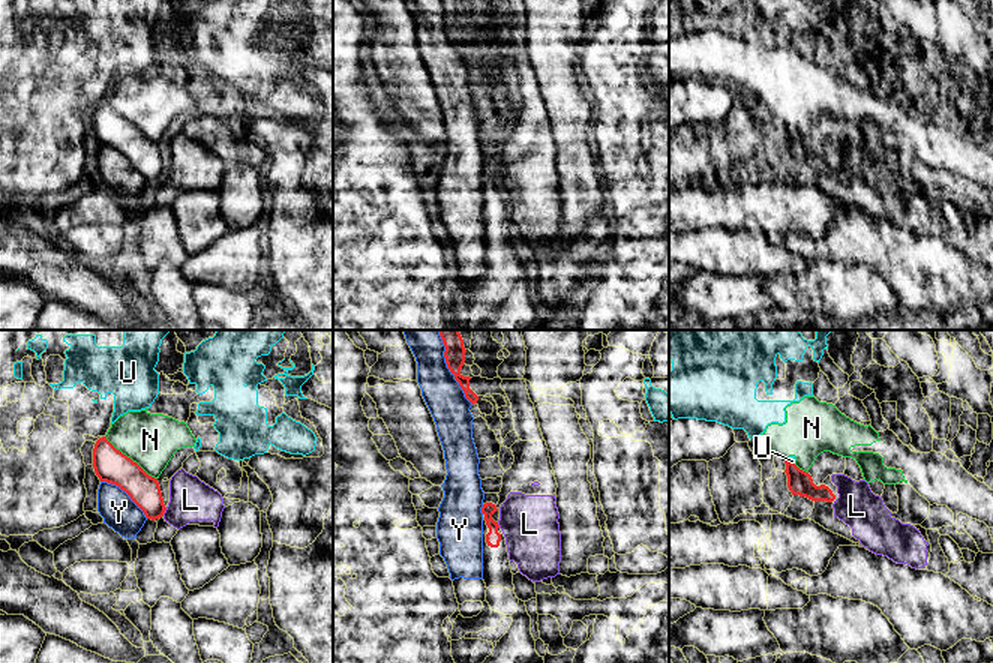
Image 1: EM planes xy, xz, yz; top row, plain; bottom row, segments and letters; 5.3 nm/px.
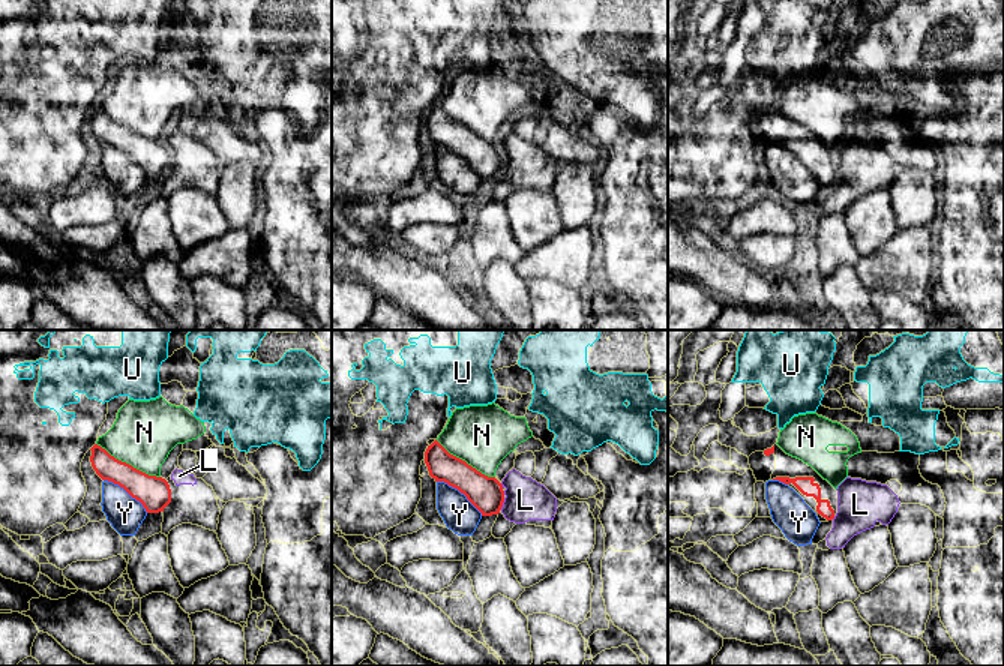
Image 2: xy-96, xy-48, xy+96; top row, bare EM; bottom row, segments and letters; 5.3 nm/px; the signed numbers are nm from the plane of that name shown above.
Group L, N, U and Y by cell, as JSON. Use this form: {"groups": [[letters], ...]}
{"groups": [["L"], ["N"], ["U"], ["Y"]]}

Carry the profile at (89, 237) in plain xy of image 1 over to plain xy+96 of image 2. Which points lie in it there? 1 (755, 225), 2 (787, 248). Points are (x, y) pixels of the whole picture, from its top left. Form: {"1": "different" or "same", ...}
{"1": "different", "2": "same"}

